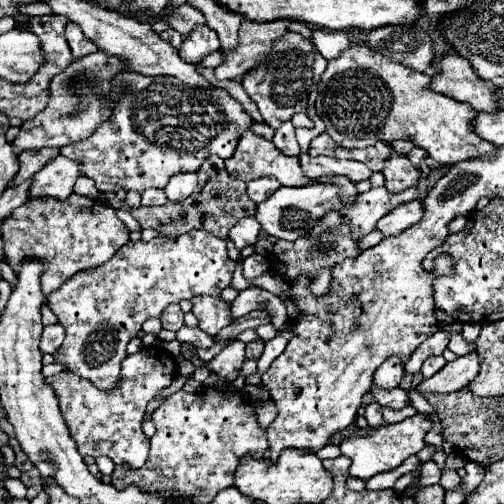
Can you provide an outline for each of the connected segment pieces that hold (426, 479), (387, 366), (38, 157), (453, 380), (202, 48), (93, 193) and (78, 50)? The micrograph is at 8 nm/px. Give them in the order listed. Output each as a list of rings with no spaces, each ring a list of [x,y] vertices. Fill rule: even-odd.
[[[433,460],[422,463],[422,469],[419,482],[422,486],[431,486],[439,483],[441,478],[441,470]]]
[[[390,358],[376,370],[374,384],[380,386],[380,388],[390,390],[390,388],[396,388],[400,384],[402,376],[404,376],[404,366],[400,364],[398,358]]]
[[[40,148],[40,150],[26,150],[20,154],[20,172],[16,174],[16,178],[12,180],[14,184],[20,184],[28,178],[32,178],[34,174],[44,168],[44,164],[48,164],[48,160],[54,160],[60,154],[58,148]]]
[[[468,352],[448,362],[440,372],[436,372],[436,376],[426,378],[418,386],[418,392],[420,394],[456,392],[456,390],[462,390],[468,384],[468,380],[472,380],[478,372],[480,372],[480,358],[476,352]]]
[[[202,24],[202,26],[196,26],[184,38],[180,46],[180,56],[190,64],[198,64],[204,56],[208,56],[214,50],[220,50],[220,40],[212,28]]]
[[[80,176],[78,178],[78,182],[74,186],[74,192],[76,194],[82,194],[82,196],[88,196],[88,198],[96,198],[96,200],[100,198],[100,190],[96,188],[94,180],[88,178],[88,176]]]
[[[72,22],[66,24],[66,40],[70,44],[70,50],[72,50],[74,58],[82,58],[86,54],[96,52],[96,44],[92,40],[88,40],[84,36],[84,32],[76,24],[72,24]]]

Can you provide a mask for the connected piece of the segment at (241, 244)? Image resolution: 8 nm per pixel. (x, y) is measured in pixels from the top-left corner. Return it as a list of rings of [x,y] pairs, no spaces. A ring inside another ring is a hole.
[[[250,216],[250,218],[244,218],[238,224],[234,224],[230,234],[228,234],[228,240],[232,240],[238,250],[254,244],[258,240],[258,222],[256,222],[256,218]]]

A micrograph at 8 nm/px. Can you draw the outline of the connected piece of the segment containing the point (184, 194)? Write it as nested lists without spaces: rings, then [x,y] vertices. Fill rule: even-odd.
[[[178,174],[168,182],[164,190],[170,202],[180,202],[188,198],[194,192],[194,188],[196,188],[196,174]]]

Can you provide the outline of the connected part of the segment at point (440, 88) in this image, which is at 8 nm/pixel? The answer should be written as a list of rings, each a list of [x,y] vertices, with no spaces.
[[[444,54],[436,56],[430,64],[428,74],[432,76],[430,80],[430,90],[450,96],[458,102],[470,104],[474,110],[484,110],[484,112],[496,112],[496,94],[488,82],[476,76],[472,70],[470,62],[464,60],[458,54]]]

